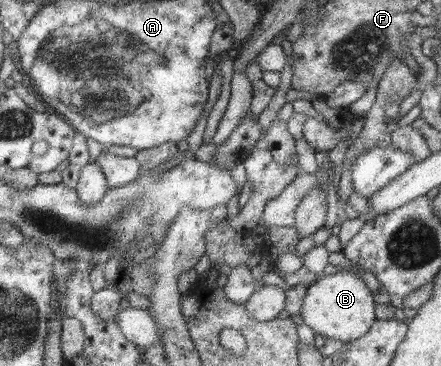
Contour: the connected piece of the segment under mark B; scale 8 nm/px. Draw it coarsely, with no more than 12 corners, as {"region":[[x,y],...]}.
{"region":[[353,273],[321,275],[300,316],[315,334],[349,342],[376,322]]}

